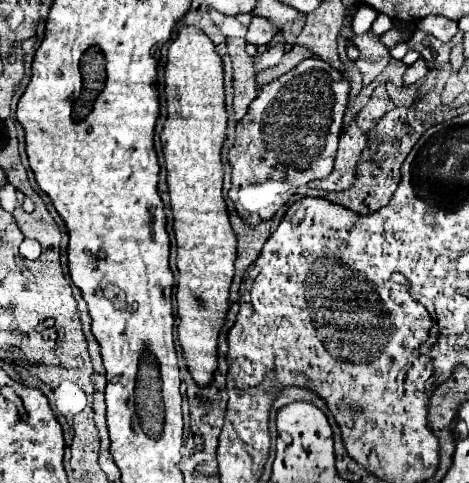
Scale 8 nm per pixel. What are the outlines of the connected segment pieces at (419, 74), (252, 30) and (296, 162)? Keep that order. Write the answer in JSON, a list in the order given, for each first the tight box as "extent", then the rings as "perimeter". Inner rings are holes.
[{"extent":[402,58,428,86],"perimeter":[[[420,58],[420,60],[416,60],[412,66],[408,66],[408,70],[404,72],[404,76],[402,76],[402,86],[410,86],[410,84],[422,80],[426,74],[428,74],[428,66],[426,66],[424,58]]]},{"extent":[246,16,278,46],"perimeter":[[[252,16],[252,22],[250,22],[248,34],[246,34],[246,42],[254,44],[254,46],[270,44],[276,34],[278,34],[278,30],[270,20],[264,20],[262,16]]]},{"extent":[228,58,350,226],"perimeter":[[[308,58],[294,70],[260,88],[260,94],[248,106],[246,116],[236,124],[236,144],[228,156],[232,164],[232,188],[228,196],[236,206],[236,214],[248,226],[272,220],[292,198],[296,186],[310,182],[314,176],[324,178],[332,172],[338,138],[342,134],[342,118],[348,108],[348,94],[350,82],[320,58]]]}]

